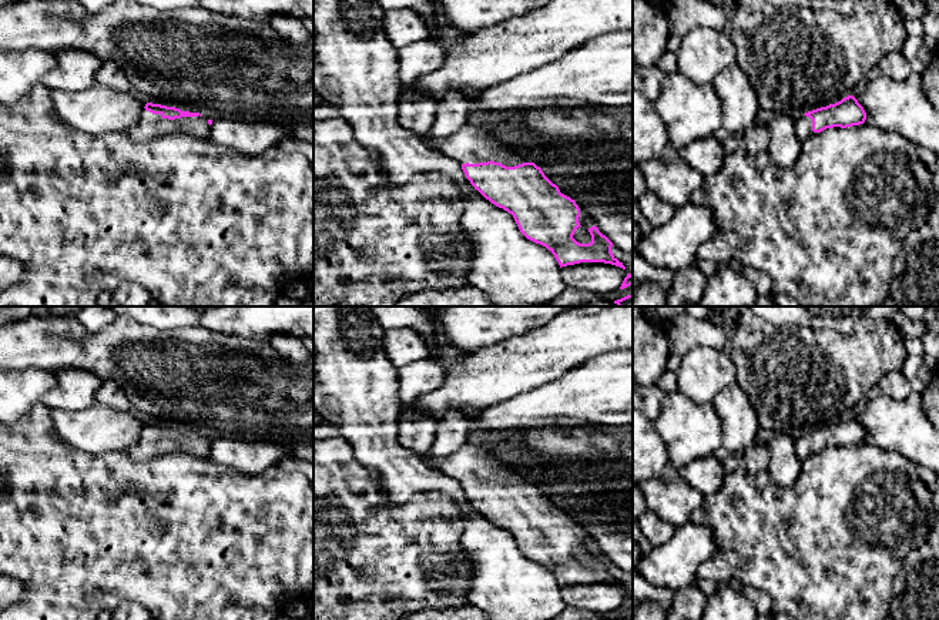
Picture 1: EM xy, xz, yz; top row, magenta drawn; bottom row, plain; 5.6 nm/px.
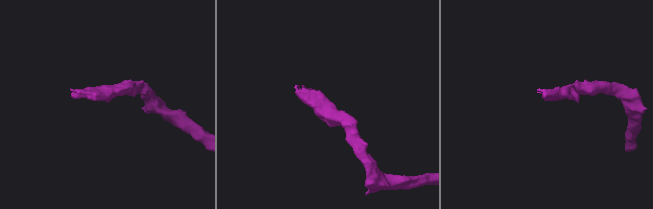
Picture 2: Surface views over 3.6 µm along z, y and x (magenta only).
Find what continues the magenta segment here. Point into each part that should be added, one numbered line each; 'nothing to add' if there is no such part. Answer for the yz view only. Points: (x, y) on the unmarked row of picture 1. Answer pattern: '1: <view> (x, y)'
1: yz (804, 443)

